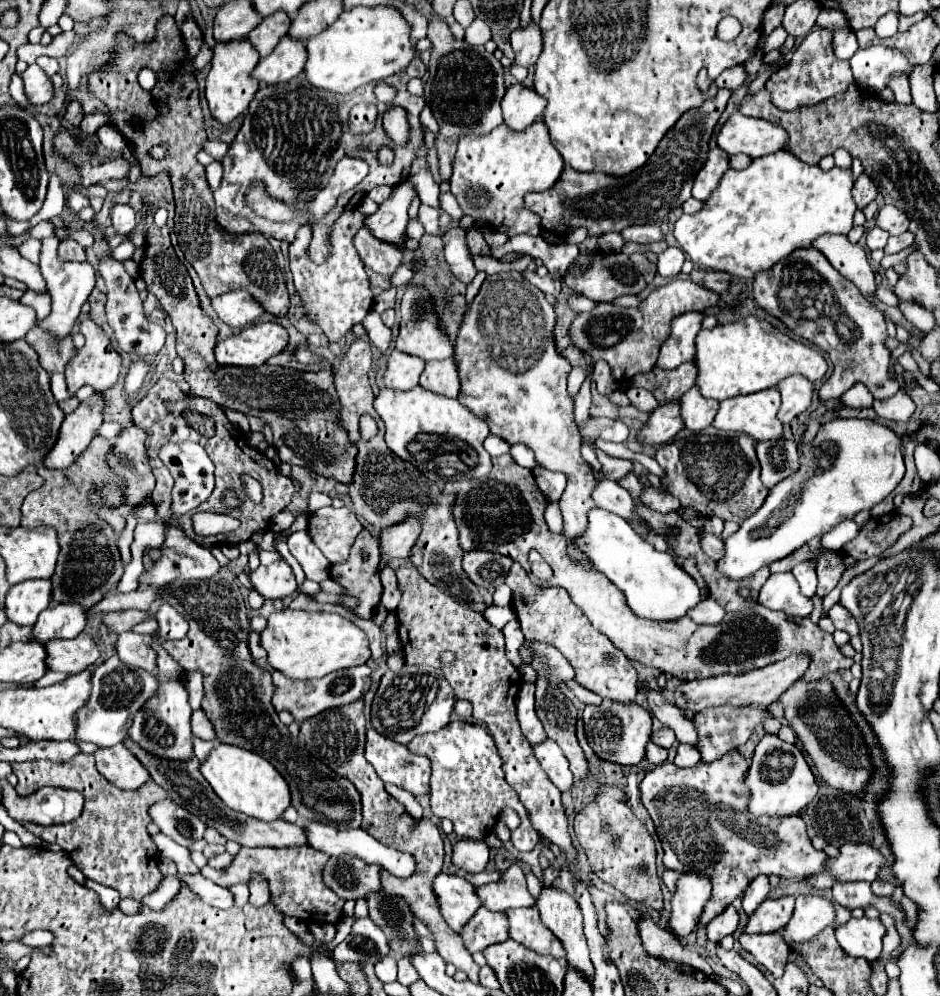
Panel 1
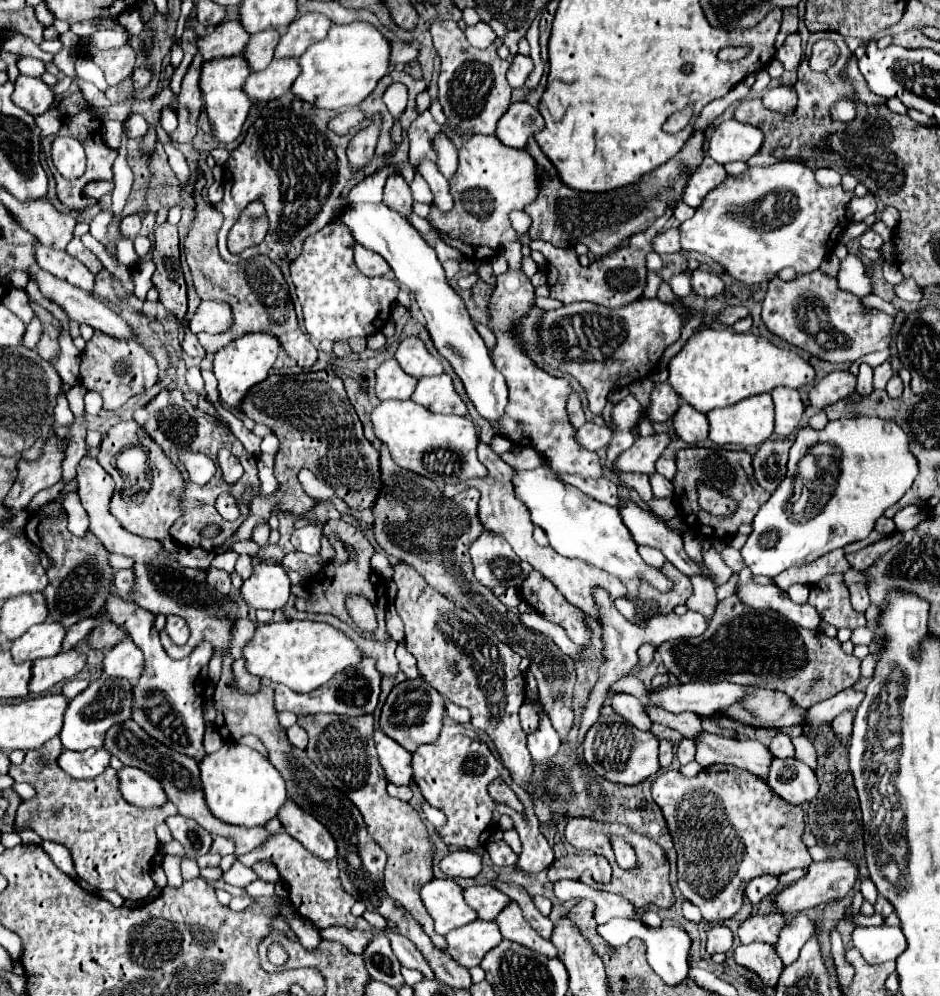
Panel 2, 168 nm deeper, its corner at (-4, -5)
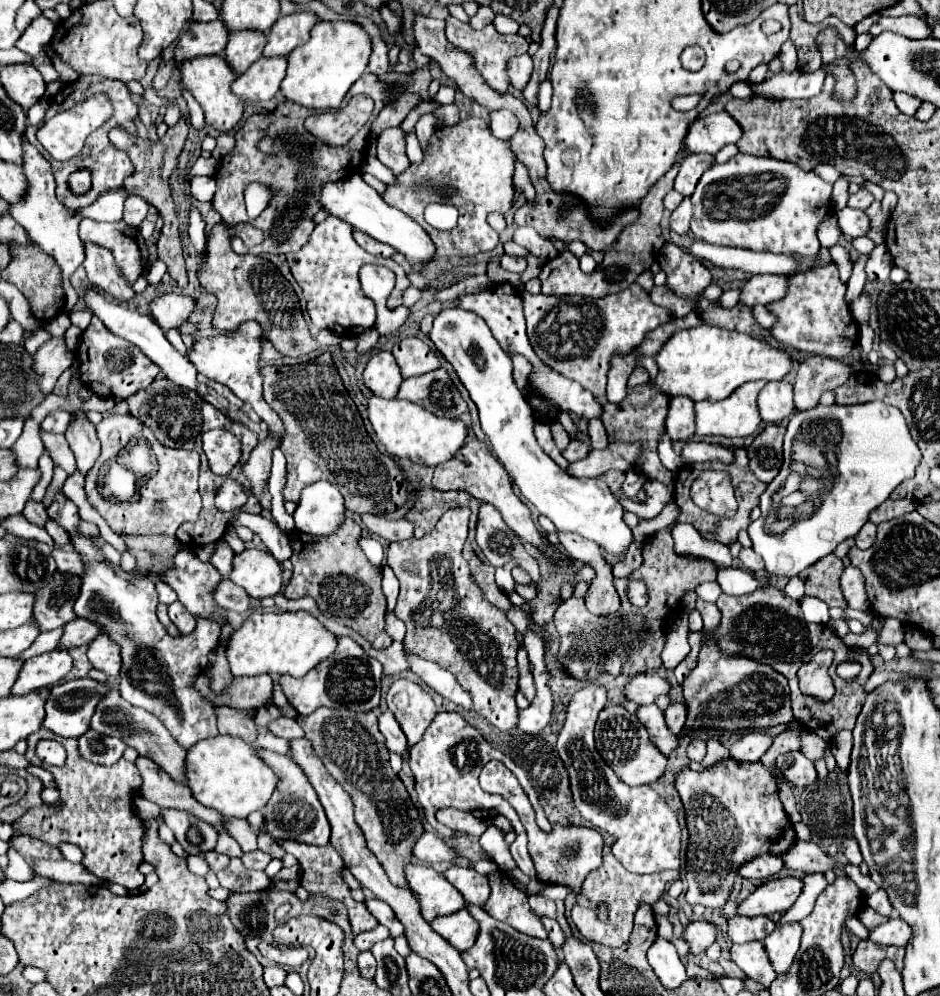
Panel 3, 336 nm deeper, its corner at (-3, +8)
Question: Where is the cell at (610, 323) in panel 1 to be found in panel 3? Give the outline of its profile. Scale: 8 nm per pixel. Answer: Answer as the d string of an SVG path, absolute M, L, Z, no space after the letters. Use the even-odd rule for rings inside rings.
M639 284L603 298L547 296L529 292L523 292L521 298L527 320L527 336L539 360L565 378L579 382L597 398L605 396L611 358L615 354L625 356L633 352L641 344L645 332L673 320L671 310L653 304L649 292Z

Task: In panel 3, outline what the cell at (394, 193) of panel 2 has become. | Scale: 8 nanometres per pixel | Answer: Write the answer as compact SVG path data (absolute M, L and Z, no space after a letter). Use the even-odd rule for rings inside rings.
M389 128L379 134L377 158L393 174L403 174L409 168L410 161L407 160L407 154L405 154L405 134L401 128Z

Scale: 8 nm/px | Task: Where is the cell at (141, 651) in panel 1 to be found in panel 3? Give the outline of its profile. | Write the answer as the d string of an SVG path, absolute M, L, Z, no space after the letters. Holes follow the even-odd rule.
M101 632L93 644L89 644L87 658L93 664L93 668L105 672L109 678L117 678L121 670L121 648L111 642L111 638Z

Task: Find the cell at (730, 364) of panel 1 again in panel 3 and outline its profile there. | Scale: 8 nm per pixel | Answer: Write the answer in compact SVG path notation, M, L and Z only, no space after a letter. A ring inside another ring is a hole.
M711 324L675 332L659 350L655 360L659 366L659 374L653 380L655 388L669 396L689 396L693 402L723 400L745 382L781 380L793 368L793 356L789 350L773 348L765 340Z

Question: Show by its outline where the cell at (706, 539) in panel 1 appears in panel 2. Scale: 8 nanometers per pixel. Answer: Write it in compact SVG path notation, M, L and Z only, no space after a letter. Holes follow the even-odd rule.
M724 547L724 551L722 551L722 559L726 561L726 565L730 565L732 569L734 569L734 573L740 573L746 565L744 565L744 559L742 559L742 555L740 555L740 551L736 551L734 547Z

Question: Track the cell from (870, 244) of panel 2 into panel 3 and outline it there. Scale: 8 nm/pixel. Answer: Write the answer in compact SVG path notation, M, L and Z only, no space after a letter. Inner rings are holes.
M843 208L837 212L837 220L839 220L839 228L845 236L865 236L871 228L871 222L869 222L869 216L861 210L855 210L855 208Z

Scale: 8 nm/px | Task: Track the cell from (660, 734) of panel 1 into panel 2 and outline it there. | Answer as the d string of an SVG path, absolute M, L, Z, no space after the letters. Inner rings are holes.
M682 739L682 743L678 745L678 753L676 753L676 755L678 755L678 759L680 759L682 765L694 761L694 755L696 755L696 745L694 745L694 741Z

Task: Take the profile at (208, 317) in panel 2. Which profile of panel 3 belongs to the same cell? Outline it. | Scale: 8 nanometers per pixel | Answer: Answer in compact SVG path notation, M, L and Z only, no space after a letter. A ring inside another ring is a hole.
M161 294L151 302L151 318L163 328L179 328L185 318L197 312L197 300L183 294Z

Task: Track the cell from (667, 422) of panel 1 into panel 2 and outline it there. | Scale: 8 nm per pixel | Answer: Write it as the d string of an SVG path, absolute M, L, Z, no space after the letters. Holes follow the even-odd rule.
M652 435L652 437L638 437L630 449L618 455L614 461L614 471L618 473L656 473L656 459L662 455L666 445L670 443L668 435Z

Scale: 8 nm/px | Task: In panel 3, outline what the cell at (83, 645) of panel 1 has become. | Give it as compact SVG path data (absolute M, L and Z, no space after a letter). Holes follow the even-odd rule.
M51 650L39 656L33 656L23 662L19 678L11 694L29 694L39 688L51 686L65 678L73 666L73 658L67 650Z

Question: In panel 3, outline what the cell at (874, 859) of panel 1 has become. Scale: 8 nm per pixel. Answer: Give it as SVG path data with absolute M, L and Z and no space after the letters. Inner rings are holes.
M795 876L775 878L761 884L747 900L739 904L737 914L743 916L773 916L789 910L803 890L803 880Z

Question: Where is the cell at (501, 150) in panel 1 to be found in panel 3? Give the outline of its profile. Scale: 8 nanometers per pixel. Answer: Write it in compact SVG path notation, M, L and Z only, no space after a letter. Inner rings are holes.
M481 118L461 120L453 128L435 130L431 146L425 152L421 164L411 164L401 176L397 186L387 186L383 194L385 202L399 208L415 222L419 222L435 244L435 260L449 256L475 256L489 252L499 244L499 234L487 224L489 212L507 212L513 206L513 172L515 154L509 150L509 142L491 134L491 128ZM431 202L449 202L459 210L459 222L455 228L441 232L431 228L423 220L423 210Z

